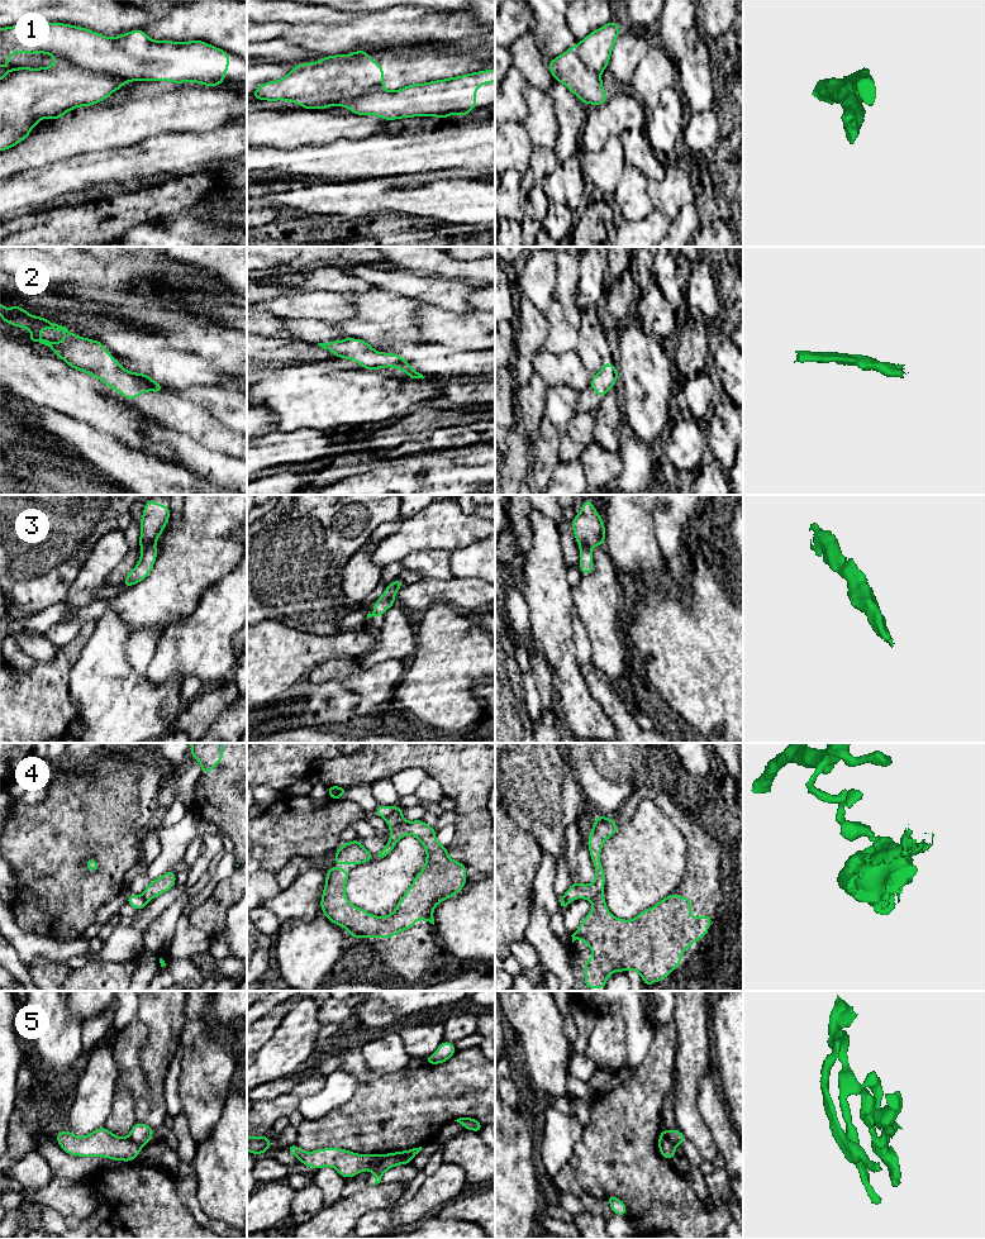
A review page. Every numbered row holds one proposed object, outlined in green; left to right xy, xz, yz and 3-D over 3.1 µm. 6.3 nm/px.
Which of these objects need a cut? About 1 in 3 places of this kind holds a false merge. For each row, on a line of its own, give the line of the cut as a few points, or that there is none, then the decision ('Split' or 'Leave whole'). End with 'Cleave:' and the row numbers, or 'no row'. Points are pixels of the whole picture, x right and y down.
1: Split along xy (56, 58), (63, 58), (94, 71), (108, 71), (125, 81). Split
2: No split. Leave whole
3: No split. Leave whole
4: Split along xz (398, 808), (385, 819). Split
5: Split along xz (386, 1154), (372, 1171). Split
Cleave: 1, 4, 5

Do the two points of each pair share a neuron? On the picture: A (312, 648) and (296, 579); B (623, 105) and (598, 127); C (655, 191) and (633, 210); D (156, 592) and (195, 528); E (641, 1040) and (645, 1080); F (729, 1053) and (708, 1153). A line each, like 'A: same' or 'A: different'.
A: different
B: same
C: different
D: same
E: different
F: different

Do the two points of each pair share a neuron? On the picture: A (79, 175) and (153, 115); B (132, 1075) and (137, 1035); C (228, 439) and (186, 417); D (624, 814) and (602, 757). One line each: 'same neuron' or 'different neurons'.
A: different neurons
B: same neuron
C: same neuron
D: different neurons

